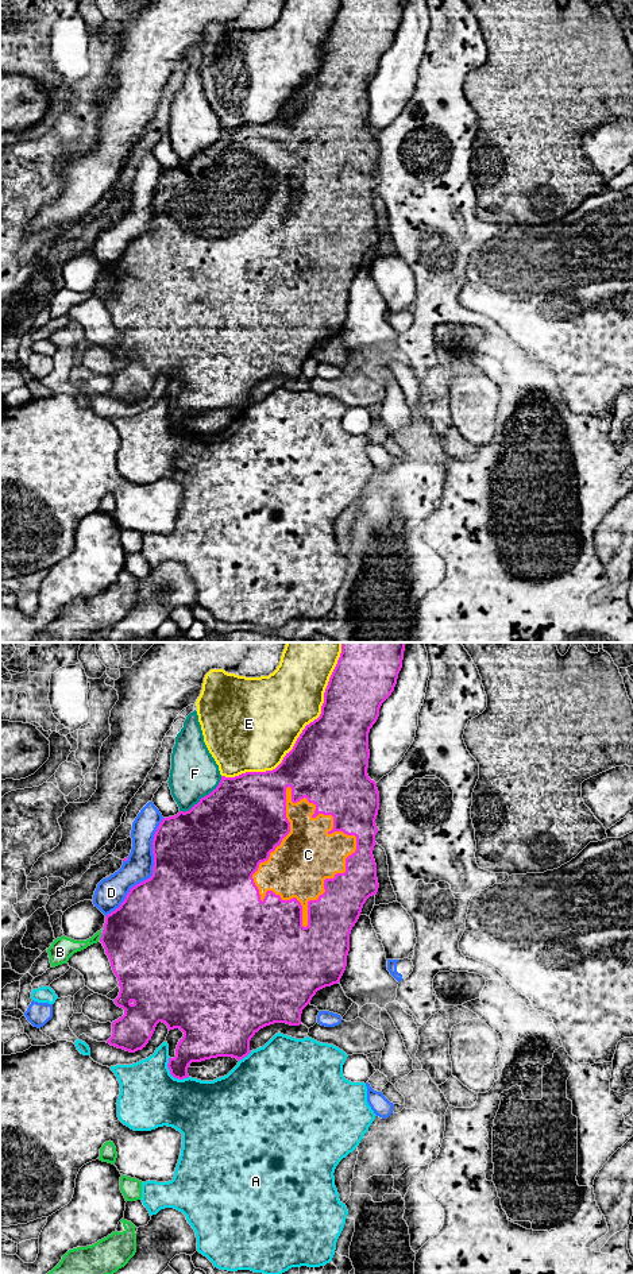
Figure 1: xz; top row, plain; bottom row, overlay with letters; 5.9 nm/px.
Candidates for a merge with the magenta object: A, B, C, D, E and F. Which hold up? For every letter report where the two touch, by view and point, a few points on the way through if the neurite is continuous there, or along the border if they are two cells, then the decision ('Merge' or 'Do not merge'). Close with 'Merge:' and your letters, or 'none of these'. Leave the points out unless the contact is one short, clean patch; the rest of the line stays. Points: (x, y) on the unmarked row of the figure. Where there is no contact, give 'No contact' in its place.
A: Touches magenta at xz (170, 425). Do not merge
B: Touches magenta at xz (101, 289). Do not merge
C: Touches magenta at xz (254, 224). Merge
D: Touches magenta at xz (153, 224). Do not merge
E: Touches magenta at xz (301, 85). Do not merge
F: Touches magenta at xz (204, 149). Do not merge
Merge: C

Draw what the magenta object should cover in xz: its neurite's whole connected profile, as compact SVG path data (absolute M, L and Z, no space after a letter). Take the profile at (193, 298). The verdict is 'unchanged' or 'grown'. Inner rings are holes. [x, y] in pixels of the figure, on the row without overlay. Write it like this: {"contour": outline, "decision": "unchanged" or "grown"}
{"contour": "M341 0L324 45L320 69L305 78L293 101L275 121L246 124L235 130L221 128L219 138L189 163L180 163L174 169L162 171L153 192L153 228L132 239L120 259L105 269L100 290L120 339L119 348L113 354L124 362L124 367L112 374L112 389L107 395L135 405L146 399L159 374L165 375L169 383L180 381L184 389L177 397L175 409L169 410L167 420L174 431L184 432L189 429L188 421L192 414L217 409L243 412L251 405L251 390L266 378L274 375L300 378L302 362L316 344L340 335L347 318L351 282L366 252L377 247L379 240L373 208L378 185L375 171L379 162L379 144L377 135L367 127L368 85L379 69L382 55L394 43L402 20L404 3L405 0Z", "decision": "grown"}

